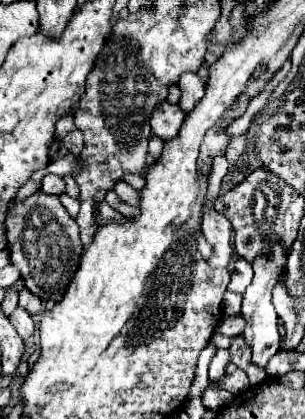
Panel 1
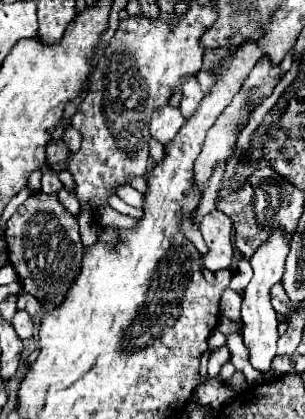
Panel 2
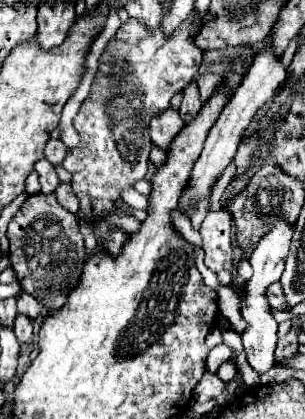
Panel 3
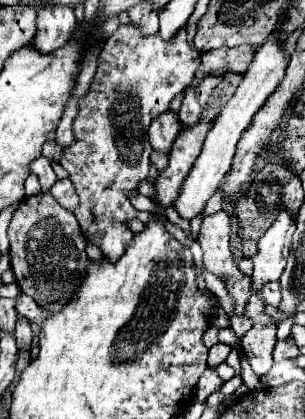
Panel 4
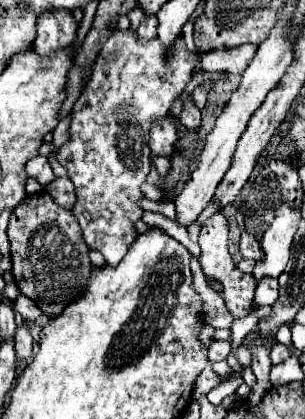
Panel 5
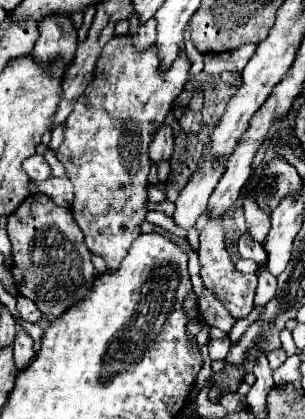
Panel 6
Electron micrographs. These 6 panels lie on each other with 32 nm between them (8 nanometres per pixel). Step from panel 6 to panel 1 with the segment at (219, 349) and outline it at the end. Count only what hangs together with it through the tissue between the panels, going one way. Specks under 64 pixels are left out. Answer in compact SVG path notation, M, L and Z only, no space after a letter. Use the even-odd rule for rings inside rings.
M218 350L216 356L212 358L210 362L210 380L212 382L218 382L220 378L226 376L226 366L230 362L230 356L228 356L228 350Z

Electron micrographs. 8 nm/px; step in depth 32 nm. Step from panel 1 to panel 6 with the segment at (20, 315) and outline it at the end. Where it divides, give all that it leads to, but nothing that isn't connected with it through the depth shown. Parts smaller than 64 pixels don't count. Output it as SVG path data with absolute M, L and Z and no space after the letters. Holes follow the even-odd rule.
M20 330L14 340L14 360L18 370L24 370L32 360L34 360L34 348L32 348L32 338L26 330Z

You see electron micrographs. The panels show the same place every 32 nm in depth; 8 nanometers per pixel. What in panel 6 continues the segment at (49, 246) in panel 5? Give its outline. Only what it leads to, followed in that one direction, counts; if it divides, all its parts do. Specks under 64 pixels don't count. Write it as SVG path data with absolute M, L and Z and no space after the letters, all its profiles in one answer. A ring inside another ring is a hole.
M30 194L8 218L8 238L12 242L12 276L18 292L30 298L40 312L54 320L72 304L86 298L94 280L90 250L84 244L72 212L56 206L44 194Z

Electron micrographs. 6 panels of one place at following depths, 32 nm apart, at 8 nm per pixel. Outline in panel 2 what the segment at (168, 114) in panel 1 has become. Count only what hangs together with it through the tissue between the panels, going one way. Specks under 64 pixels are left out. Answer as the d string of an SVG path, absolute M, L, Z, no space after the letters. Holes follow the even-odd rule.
M168 104L168 106L164 106L164 108L160 108L158 112L152 114L150 134L158 142L168 144L178 134L182 124L184 124L184 116L182 116L180 108L174 108L174 106Z

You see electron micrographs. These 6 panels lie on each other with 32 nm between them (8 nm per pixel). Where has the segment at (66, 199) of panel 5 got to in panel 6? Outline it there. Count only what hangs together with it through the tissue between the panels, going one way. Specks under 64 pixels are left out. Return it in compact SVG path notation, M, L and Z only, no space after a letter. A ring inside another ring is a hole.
M62 176L62 178L52 178L52 180L44 180L44 182L36 182L36 190L34 190L34 192L52 196L54 202L56 202L58 206L64 206L64 208L70 208L72 202L74 202L72 182L70 182L66 176Z

